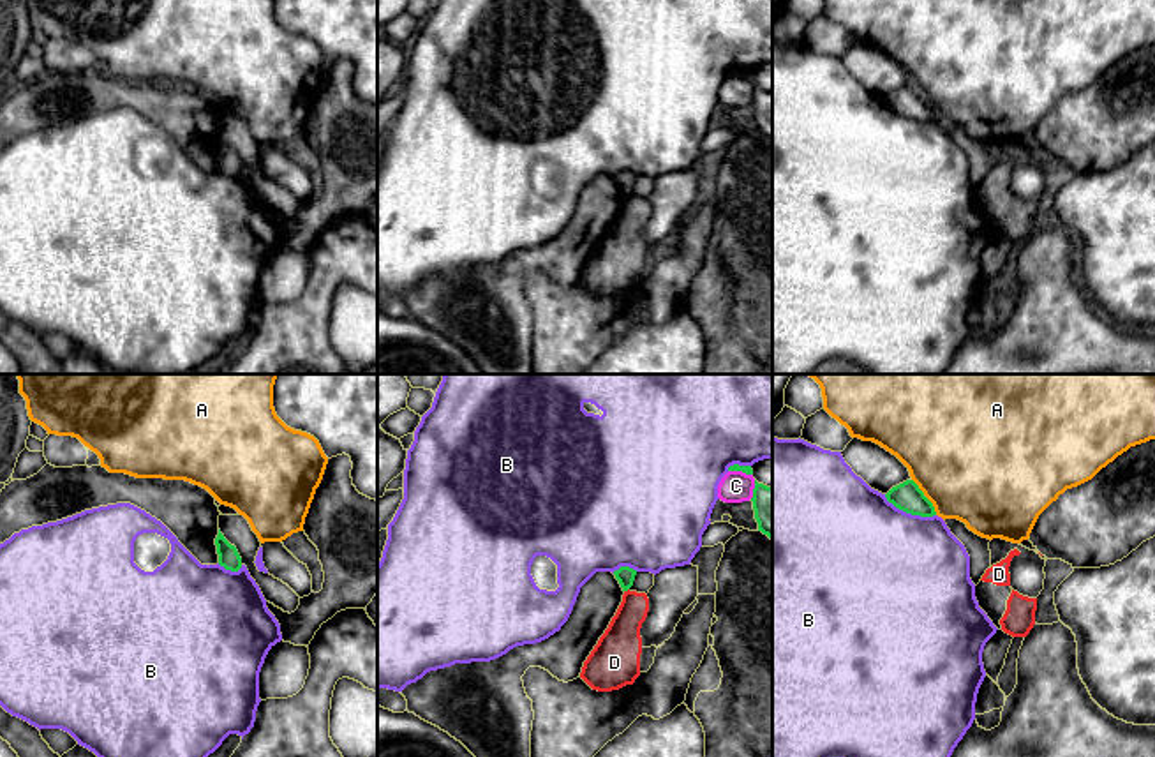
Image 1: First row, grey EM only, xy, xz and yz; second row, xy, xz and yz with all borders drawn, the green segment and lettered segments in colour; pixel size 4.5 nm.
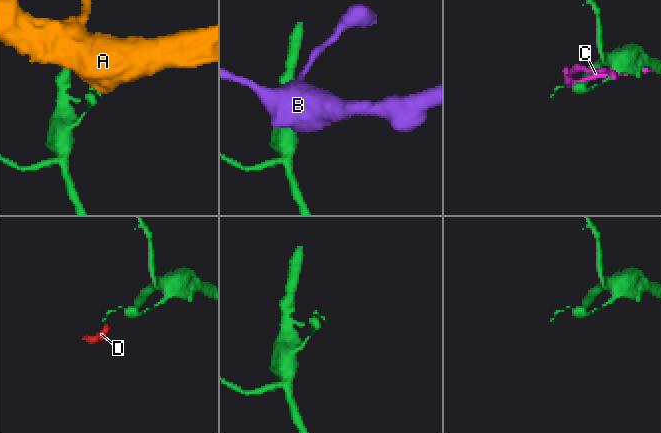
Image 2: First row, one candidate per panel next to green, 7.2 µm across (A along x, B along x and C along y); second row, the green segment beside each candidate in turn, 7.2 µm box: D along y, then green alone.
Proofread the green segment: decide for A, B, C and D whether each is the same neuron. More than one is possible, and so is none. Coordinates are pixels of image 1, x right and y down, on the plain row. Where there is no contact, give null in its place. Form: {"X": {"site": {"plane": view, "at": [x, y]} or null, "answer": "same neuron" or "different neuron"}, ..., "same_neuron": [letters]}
{"A": {"site": {"plane": "yz", "at": [924, 101]}, "answer": "different neuron"}, "B": {"site": {"plane": "yz", "at": [909, 117]}, "answer": "different neuron"}, "C": {"site": {"plane": "xz", "at": [741, 74]}, "answer": "different neuron"}, "D": {"site": {"plane": "xz", "at": [626, 194]}, "answer": "different neuron"}, "same_neuron": []}

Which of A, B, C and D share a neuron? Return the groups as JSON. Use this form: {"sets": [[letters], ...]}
{"sets": [["A"], ["B"], ["C"], ["D"]]}

